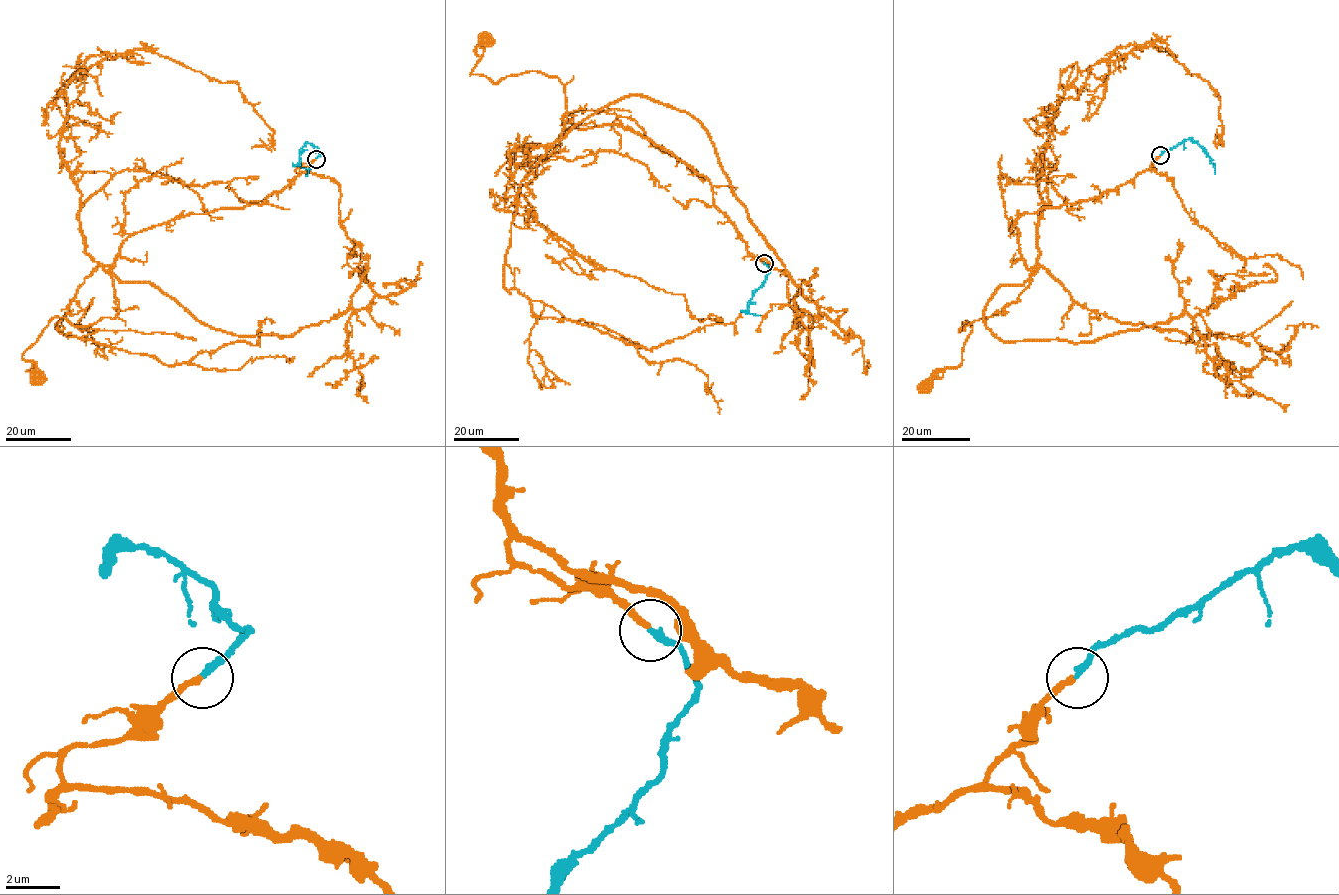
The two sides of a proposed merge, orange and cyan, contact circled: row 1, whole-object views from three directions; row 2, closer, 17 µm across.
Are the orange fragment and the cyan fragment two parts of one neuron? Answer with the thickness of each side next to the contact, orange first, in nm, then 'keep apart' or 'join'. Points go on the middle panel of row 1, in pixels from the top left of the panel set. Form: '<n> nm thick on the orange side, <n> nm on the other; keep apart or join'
240 nm thick on the orange side, 260 nm on the other; join

